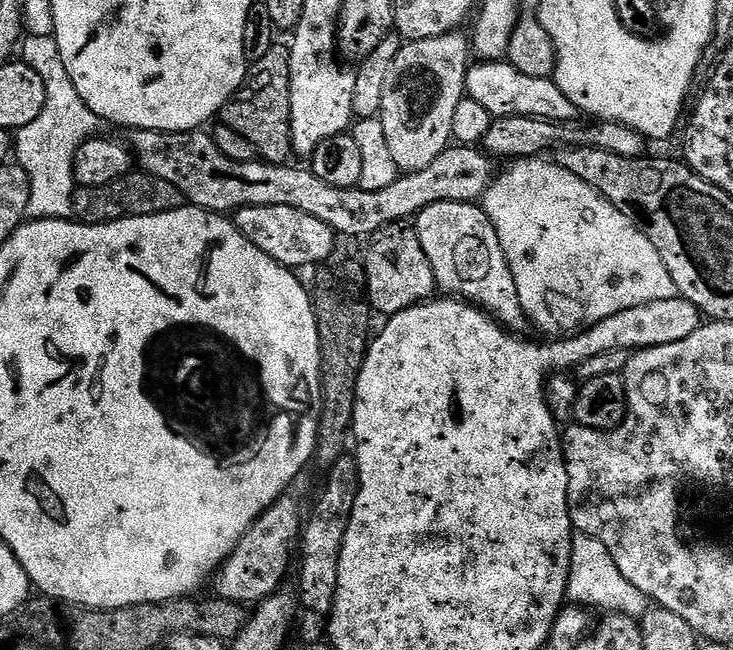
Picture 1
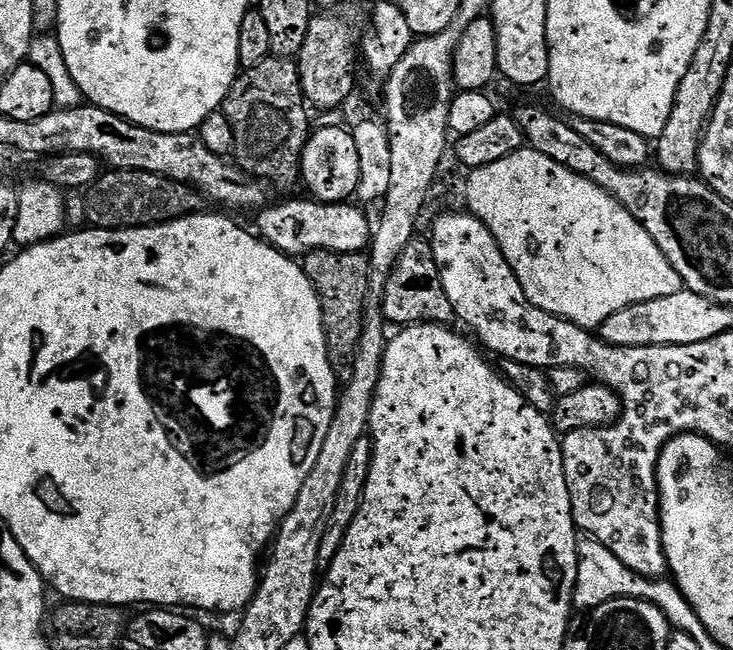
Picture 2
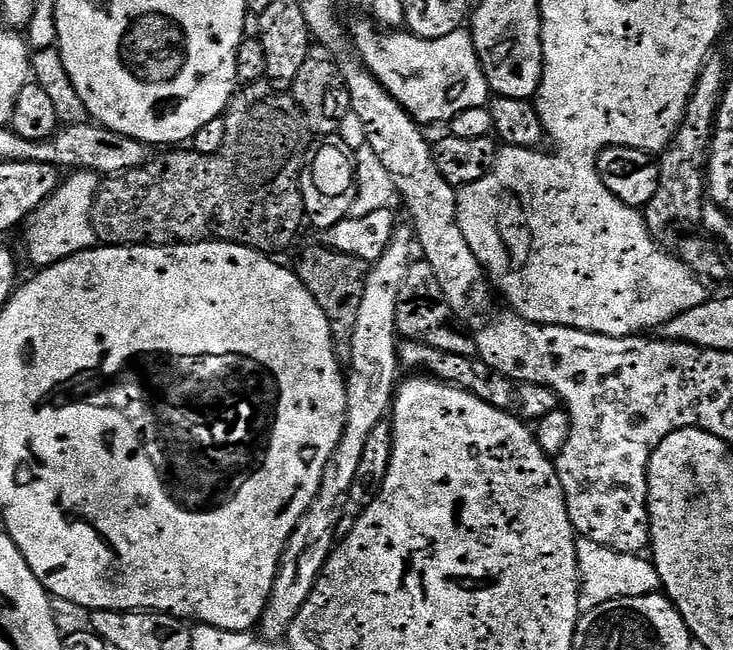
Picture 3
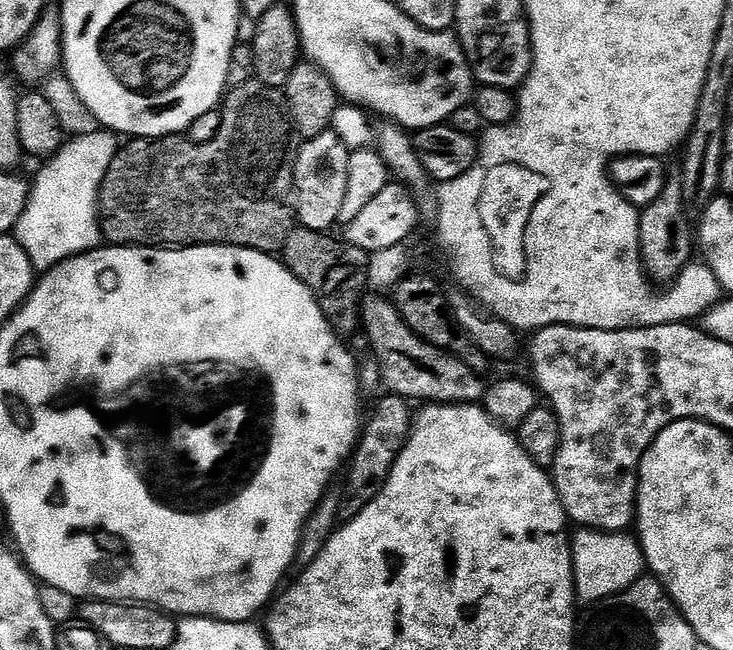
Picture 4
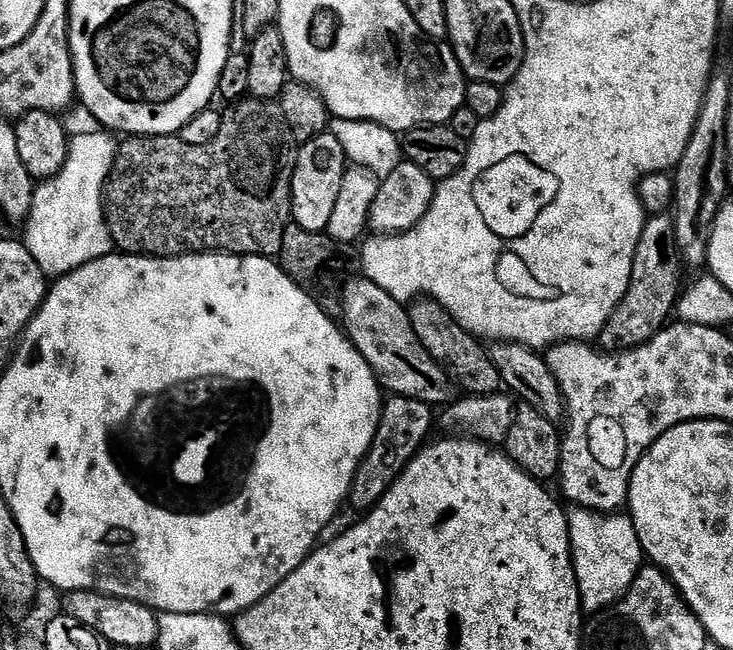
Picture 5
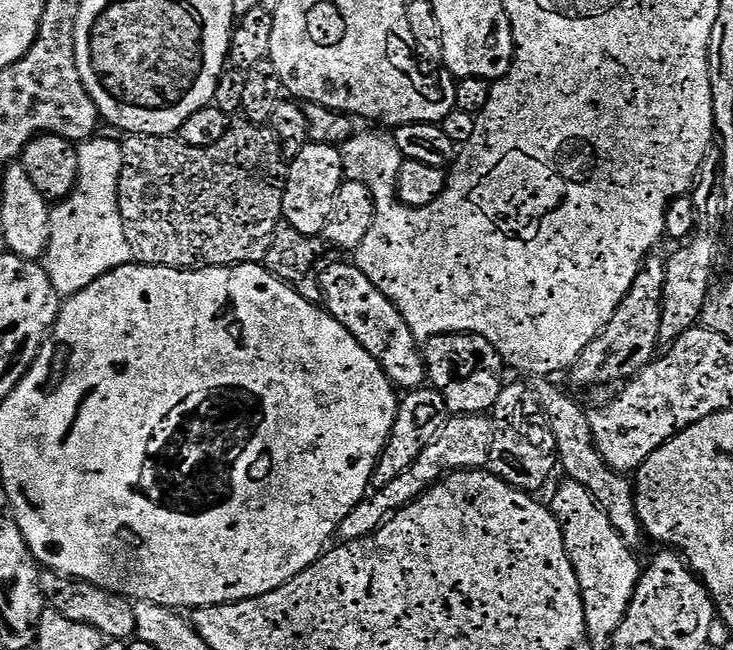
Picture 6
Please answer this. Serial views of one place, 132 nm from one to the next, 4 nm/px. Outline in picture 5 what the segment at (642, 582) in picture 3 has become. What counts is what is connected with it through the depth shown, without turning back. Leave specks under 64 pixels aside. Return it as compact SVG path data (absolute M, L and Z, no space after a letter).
M573 507L568 512L568 537L572 547L572 565L576 571L576 581L580 591L580 607L585 613L600 612L603 608L611 609L623 600L625 594L631 590L645 563L644 547L640 544L638 530L634 530L631 519L624 514L609 514L606 512L592 512L588 508Z

